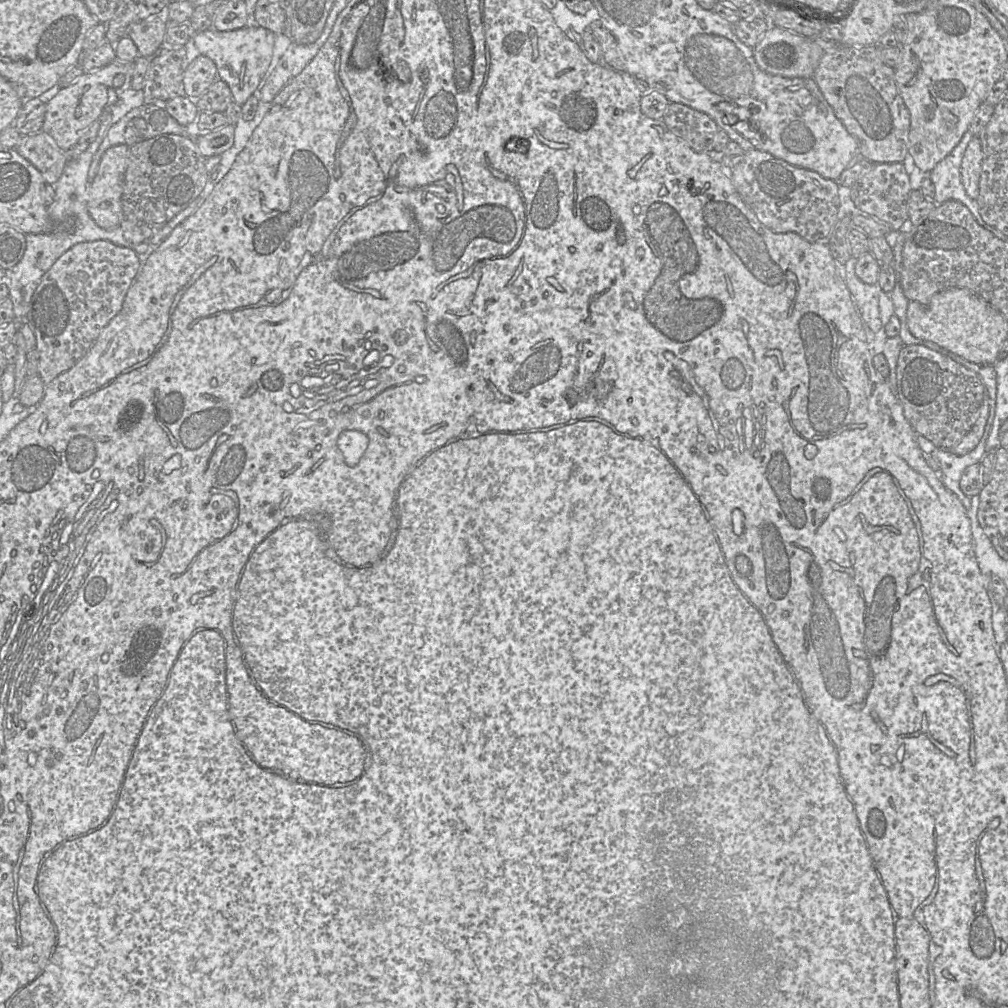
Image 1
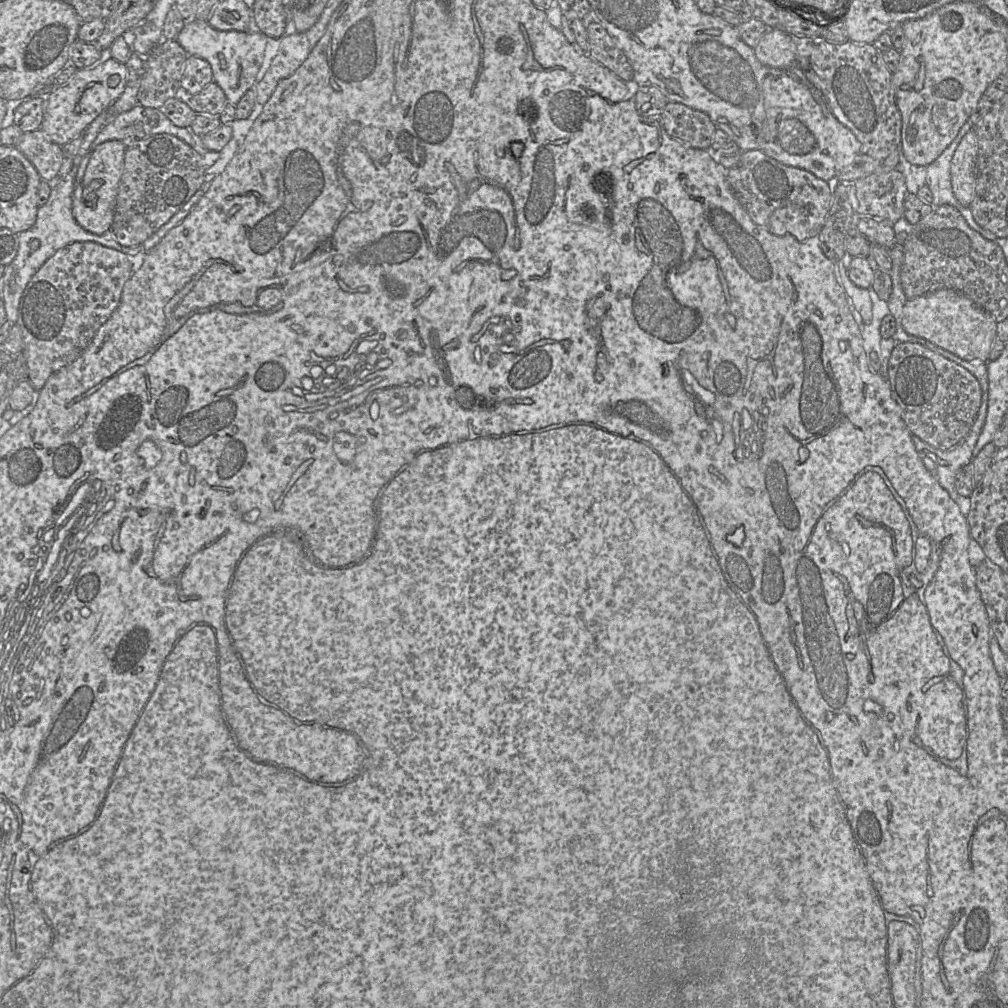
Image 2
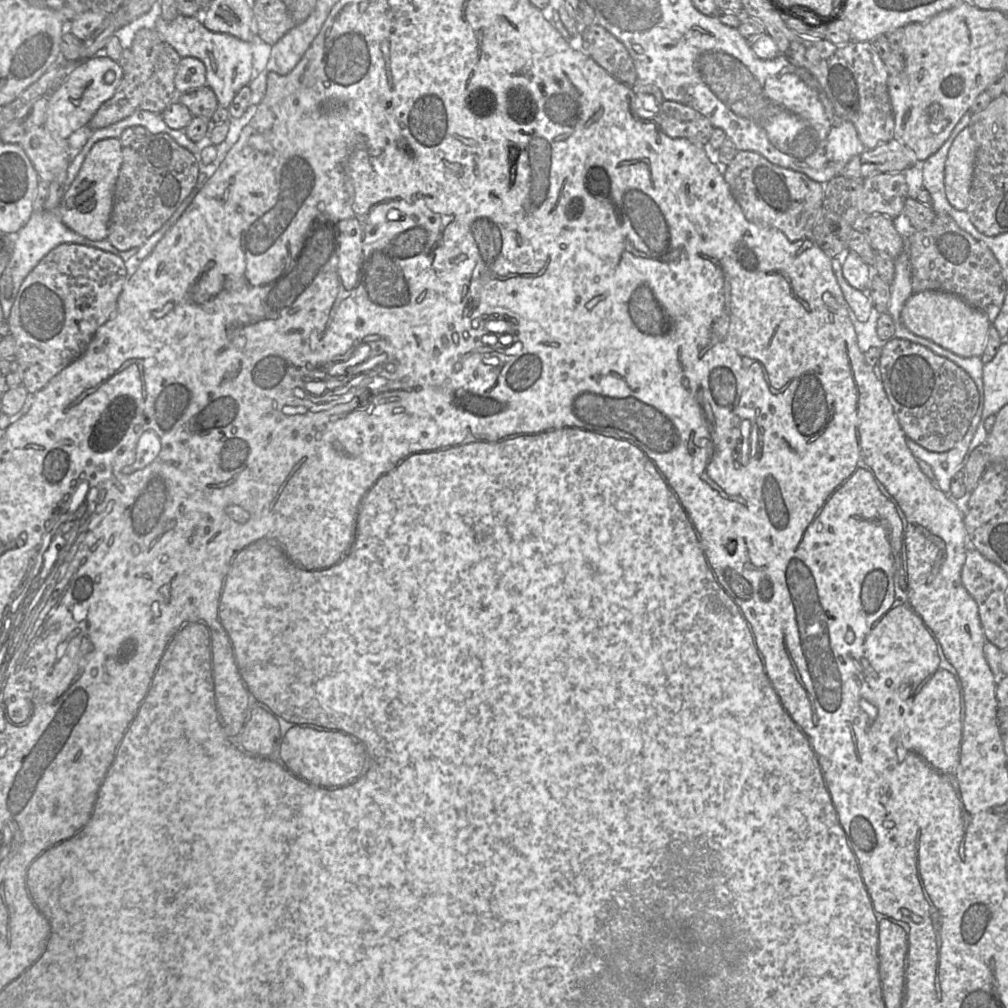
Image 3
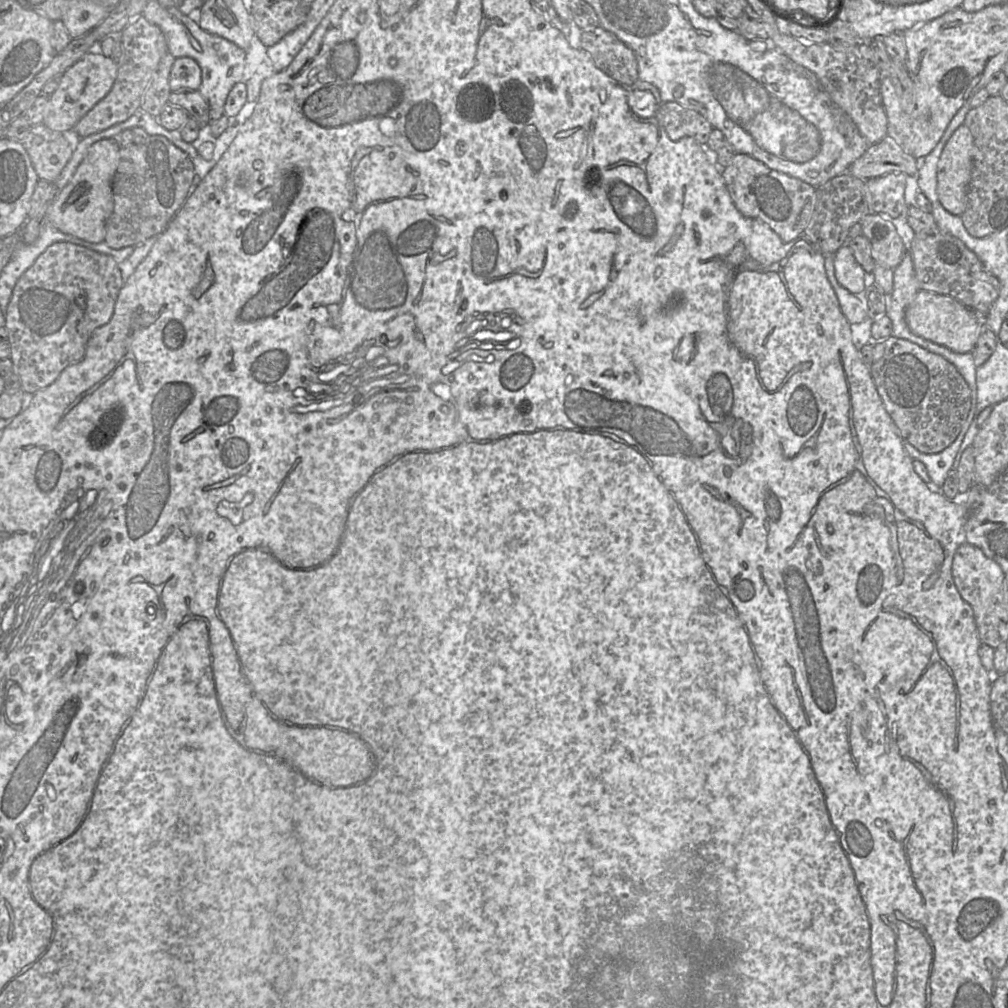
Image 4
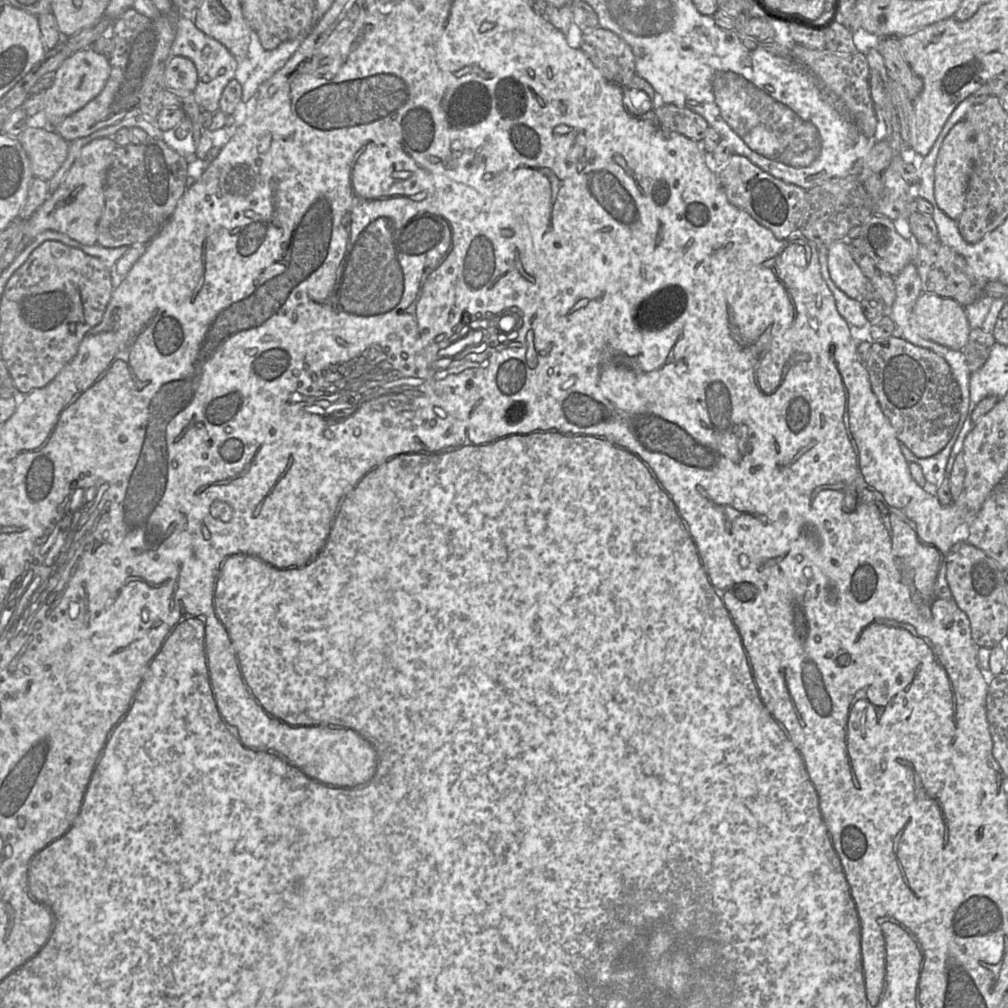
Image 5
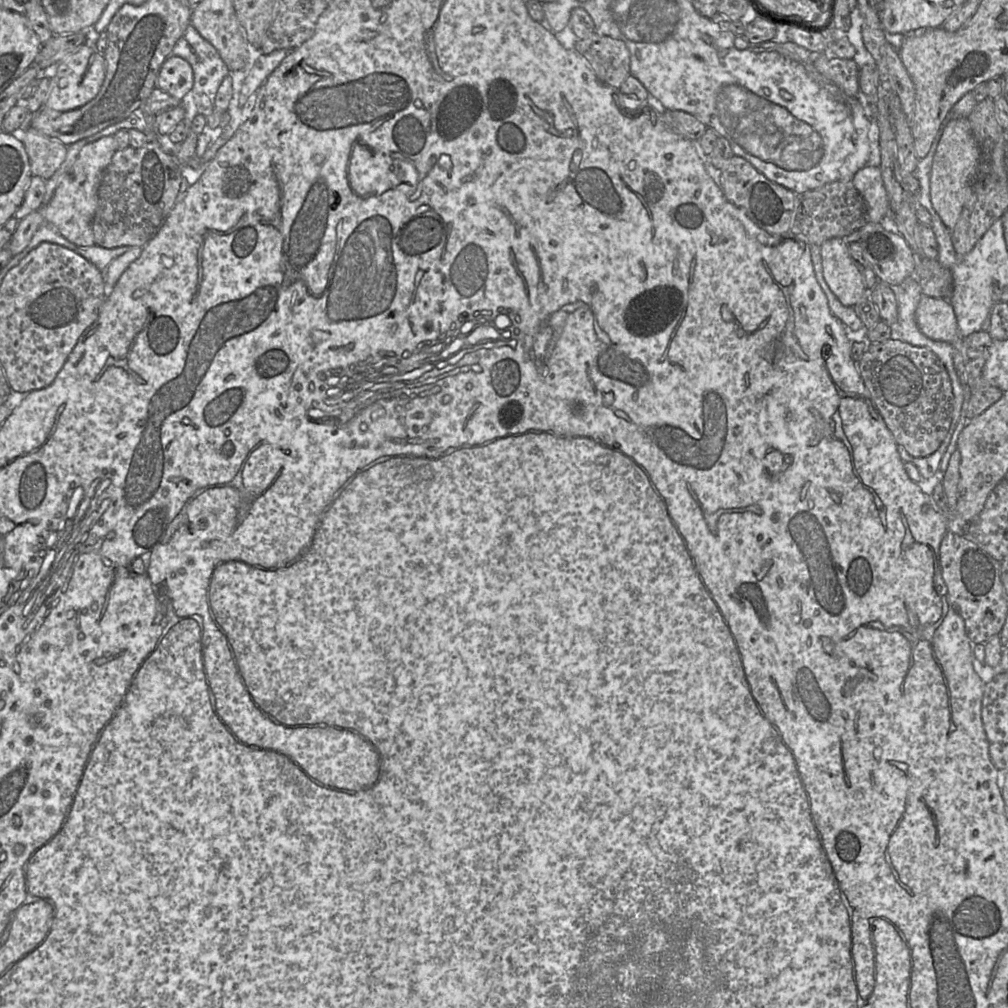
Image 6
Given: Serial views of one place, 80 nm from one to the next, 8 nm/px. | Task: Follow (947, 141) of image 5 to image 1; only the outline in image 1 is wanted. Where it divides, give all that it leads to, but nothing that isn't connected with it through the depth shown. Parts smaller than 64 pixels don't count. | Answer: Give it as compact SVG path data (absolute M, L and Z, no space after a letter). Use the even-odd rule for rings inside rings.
M973 136L965 150L960 167L962 184L972 199L977 199L979 194L982 156L981 141L978 136Z

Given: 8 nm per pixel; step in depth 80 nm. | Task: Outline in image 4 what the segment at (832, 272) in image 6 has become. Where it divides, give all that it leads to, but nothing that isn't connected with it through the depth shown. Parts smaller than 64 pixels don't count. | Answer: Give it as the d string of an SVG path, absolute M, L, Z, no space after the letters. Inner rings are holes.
M847 245L834 254L834 272L838 283L855 295L862 295L865 288L873 283L872 273L864 271Z

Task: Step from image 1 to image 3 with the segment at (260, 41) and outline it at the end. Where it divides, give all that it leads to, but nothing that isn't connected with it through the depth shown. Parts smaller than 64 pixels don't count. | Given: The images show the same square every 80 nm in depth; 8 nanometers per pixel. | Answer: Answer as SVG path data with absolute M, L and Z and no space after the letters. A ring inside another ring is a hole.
M179 14L175 19L166 21L160 17L155 29L165 43L172 46L183 57L194 57L203 62L206 68L206 85L215 93L218 105L228 108L244 86L249 85L252 75L252 45L230 34L215 33L208 30L201 17L186 17Z

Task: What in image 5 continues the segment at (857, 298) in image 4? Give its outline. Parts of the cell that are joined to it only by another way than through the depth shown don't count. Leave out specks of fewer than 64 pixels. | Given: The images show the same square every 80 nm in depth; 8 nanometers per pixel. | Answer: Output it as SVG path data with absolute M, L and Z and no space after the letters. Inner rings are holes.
M817 248L820 248L820 271L827 287L834 297L838 313L849 325L863 327L863 325L866 325L869 322L862 312L860 300L848 297L836 286L832 281L828 270L828 248Z

